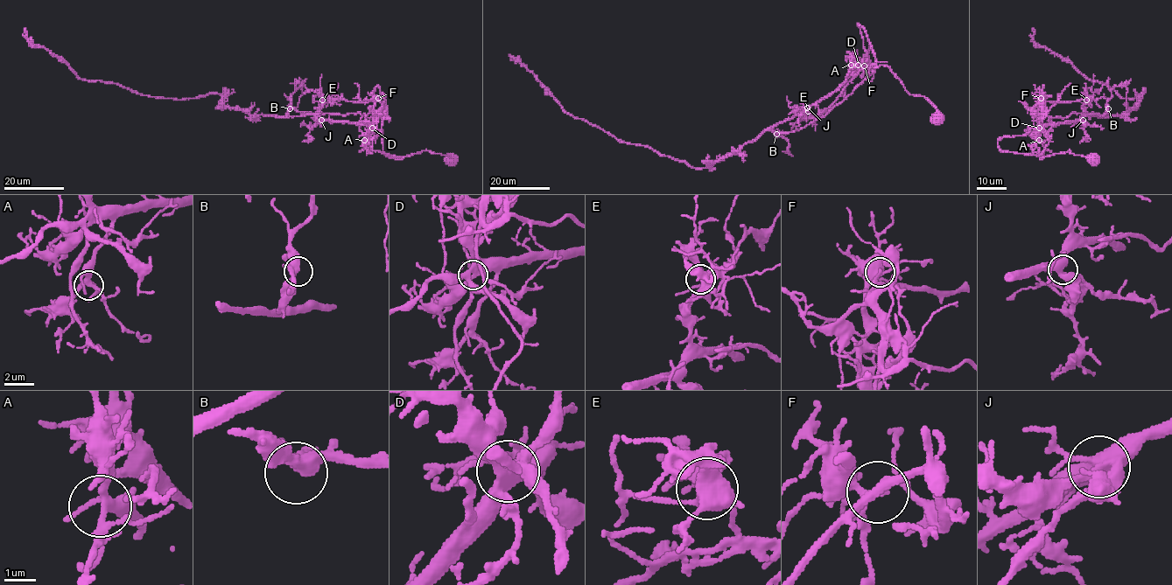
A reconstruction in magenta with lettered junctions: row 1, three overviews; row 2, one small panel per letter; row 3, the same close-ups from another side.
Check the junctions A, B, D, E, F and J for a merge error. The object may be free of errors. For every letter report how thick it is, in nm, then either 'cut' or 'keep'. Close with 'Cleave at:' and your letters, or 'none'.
A: 280 nm thick; keep
B: 400 nm thick; keep
D: 400 nm thick; keep
E: 380 nm thick; keep
F: 190 nm thick; cut
J: 460 nm thick; keep
Cleave at: F

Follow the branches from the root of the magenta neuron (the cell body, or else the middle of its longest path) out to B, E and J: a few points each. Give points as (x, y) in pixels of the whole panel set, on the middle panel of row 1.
B: (938, 120), (924, 97), (873, 64), (824, 115), (776, 134)
E: (938, 120), (924, 97), (873, 64), (830, 107), (814, 116), (808, 111)
J: (938, 120), (937, 110), (924, 97), (910, 95), (887, 66), (873, 64), (868, 74), (867, 59), (807, 107)

